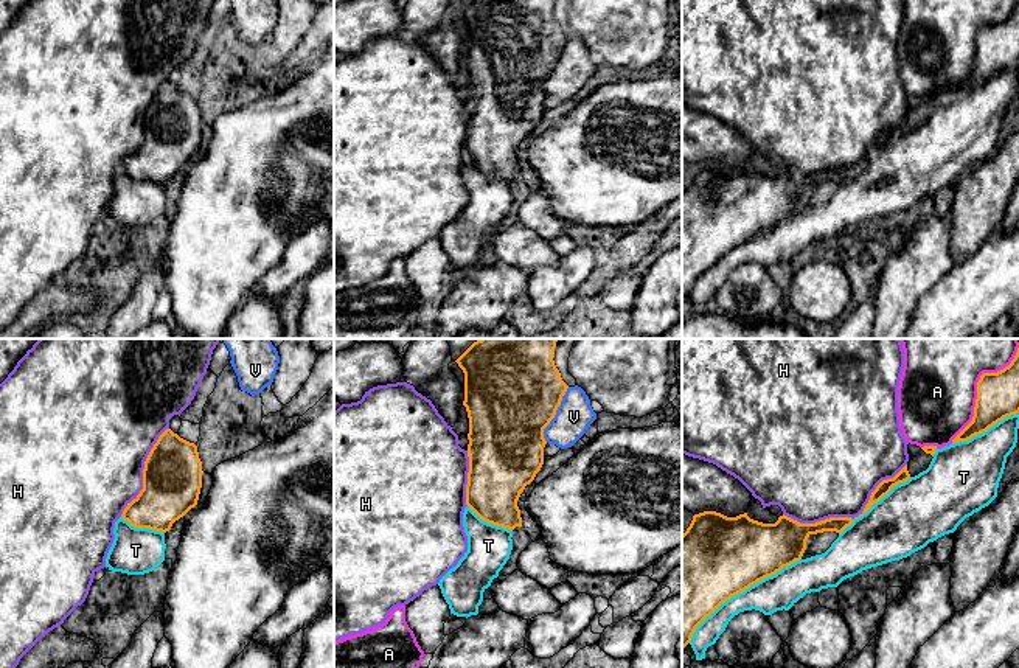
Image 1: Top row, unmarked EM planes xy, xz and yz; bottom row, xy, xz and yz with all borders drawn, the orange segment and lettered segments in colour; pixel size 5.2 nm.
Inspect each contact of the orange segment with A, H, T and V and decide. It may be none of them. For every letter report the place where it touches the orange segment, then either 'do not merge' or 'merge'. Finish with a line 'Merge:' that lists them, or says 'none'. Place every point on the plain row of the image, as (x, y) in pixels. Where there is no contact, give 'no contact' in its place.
A: yz (977, 41) | do not merge
H: yz (848, 170) | do not merge
T: yz (741, 243) | merge
V: xz (555, 66) | do not merge
Merge: T

